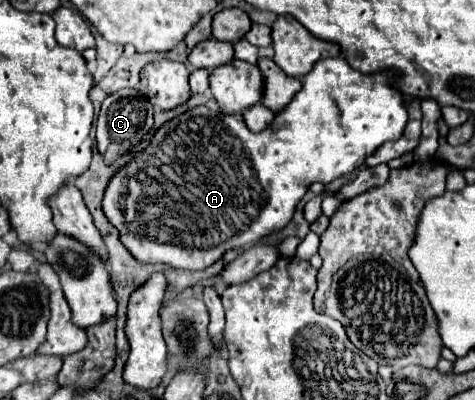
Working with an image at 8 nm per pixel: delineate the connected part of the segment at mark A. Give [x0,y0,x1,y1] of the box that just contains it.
[103,56,407,270]

